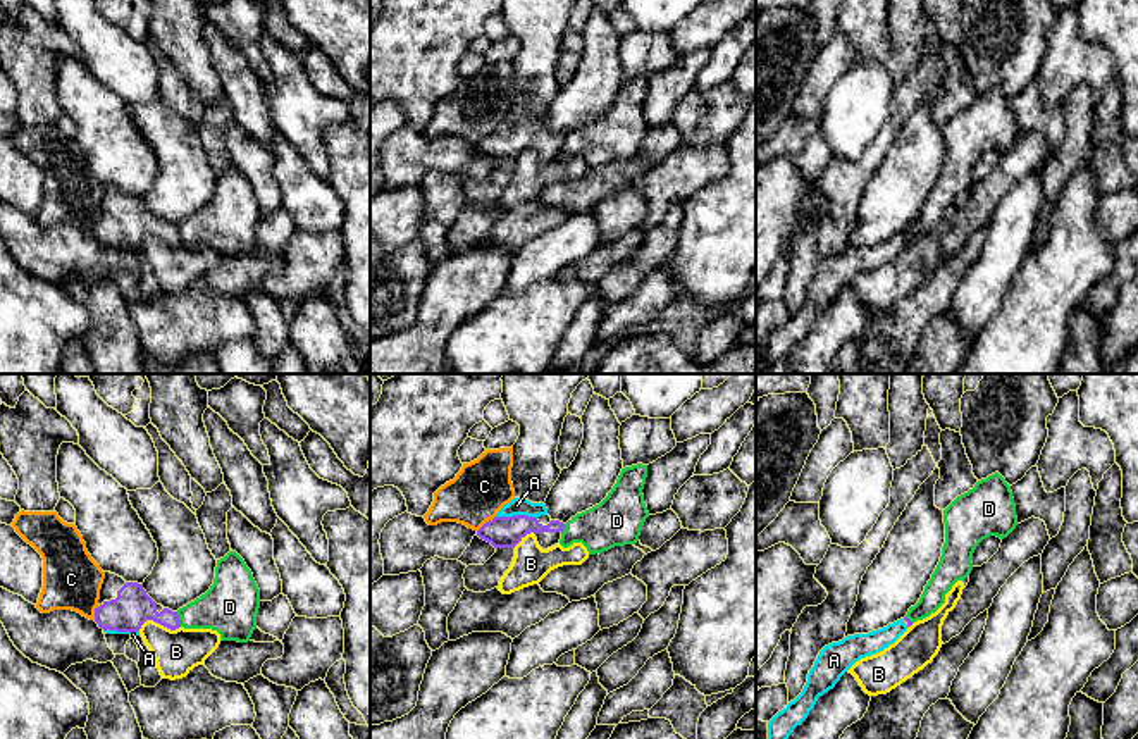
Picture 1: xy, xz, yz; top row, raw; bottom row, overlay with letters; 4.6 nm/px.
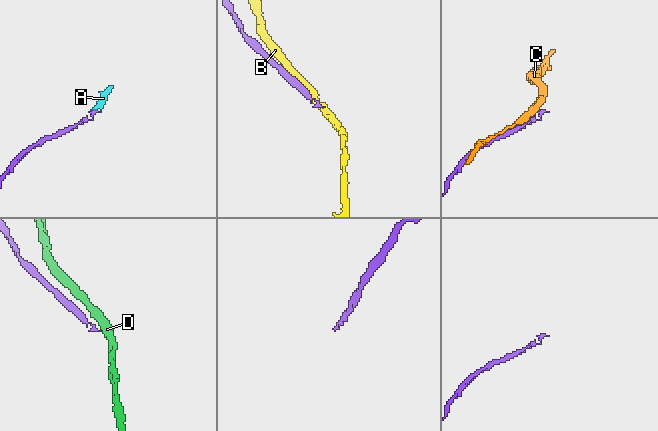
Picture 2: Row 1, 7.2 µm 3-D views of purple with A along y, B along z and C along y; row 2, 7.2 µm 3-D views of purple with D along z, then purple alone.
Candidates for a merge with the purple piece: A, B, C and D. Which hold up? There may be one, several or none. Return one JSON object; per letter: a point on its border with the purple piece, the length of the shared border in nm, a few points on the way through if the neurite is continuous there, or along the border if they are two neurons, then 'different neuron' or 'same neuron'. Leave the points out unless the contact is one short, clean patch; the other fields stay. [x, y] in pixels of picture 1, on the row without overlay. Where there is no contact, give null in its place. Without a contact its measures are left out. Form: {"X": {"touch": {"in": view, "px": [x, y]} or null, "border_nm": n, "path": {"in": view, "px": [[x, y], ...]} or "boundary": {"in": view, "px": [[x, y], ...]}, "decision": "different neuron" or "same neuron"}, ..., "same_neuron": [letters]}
{"A": {"touch": {"in": "xz", "px": [517, 130]}, "border_nm": 190, "path": {"in": "xz", "px": [[501, 145], [517, 130], [517, 119]]}, "decision": "same neuron"}, "B": {"touch": {"in": "xy", "px": [159, 236]}, "border_nm": 200, "decision": "different neuron"}, "C": {"touch": {"in": "xz", "px": [486, 136]}, "border_nm": 120, "decision": "different neuron"}, "D": {"touch": {"in": "xy", "px": [178, 233]}, "border_nm": 80, "boundary": {"in": "xy", "px": [[176, 226], [181, 240]]}, "decision": "different neuron"}, "same_neuron": ["A"]}

